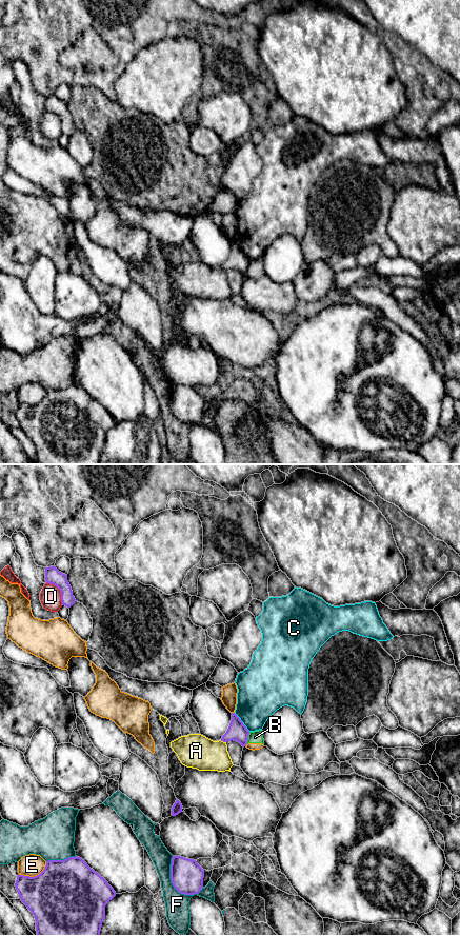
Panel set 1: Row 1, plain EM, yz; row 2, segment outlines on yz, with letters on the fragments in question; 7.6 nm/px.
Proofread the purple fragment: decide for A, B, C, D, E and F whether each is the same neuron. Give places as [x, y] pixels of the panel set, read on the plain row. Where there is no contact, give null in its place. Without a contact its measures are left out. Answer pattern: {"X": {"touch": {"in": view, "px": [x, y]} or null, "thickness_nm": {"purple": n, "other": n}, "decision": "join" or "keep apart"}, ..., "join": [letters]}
{"A": {"touch": {"in": "yz", "px": [223, 270]}, "thickness_nm": {"purple": 150, "other": 260}, "decision": "keep apart"}, "B": {"touch": {"in": "yz", "px": [247, 266]}, "thickness_nm": {"purple": 150, "other": 100}, "decision": "keep apart"}, "C": {"touch": {"in": "yz", "px": [242, 251]}, "thickness_nm": {"purple": 150, "other": 340}, "decision": "keep apart"}, "D": {"touch": {"in": "yz", "px": [60, 119]}, "thickness_nm": {"purple": 120, "other": 160}, "decision": "keep apart"}, "E": {"touch": {"in": "yz", "px": [35, 404]}, "thickness_nm": {"purple": 480, "other": 170}, "decision": "keep apart"}, "F": {"touch": {"in": "yz", "px": [172, 411]}, "thickness_nm": {"purple": 240, "other": 180}, "decision": "keep apart"}, "join": []}

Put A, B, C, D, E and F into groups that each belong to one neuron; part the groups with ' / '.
A / B E / C / D / F

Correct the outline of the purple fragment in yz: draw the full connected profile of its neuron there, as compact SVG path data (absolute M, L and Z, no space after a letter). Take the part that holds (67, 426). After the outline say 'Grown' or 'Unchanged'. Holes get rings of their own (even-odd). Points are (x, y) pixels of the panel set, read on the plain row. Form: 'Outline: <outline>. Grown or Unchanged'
Outline: M77 384L48 389L44 398L34 405L18 403L15 415L21 430L34 442L38 464L100 464L105 434L116 424L108 411Z. Unchanged

